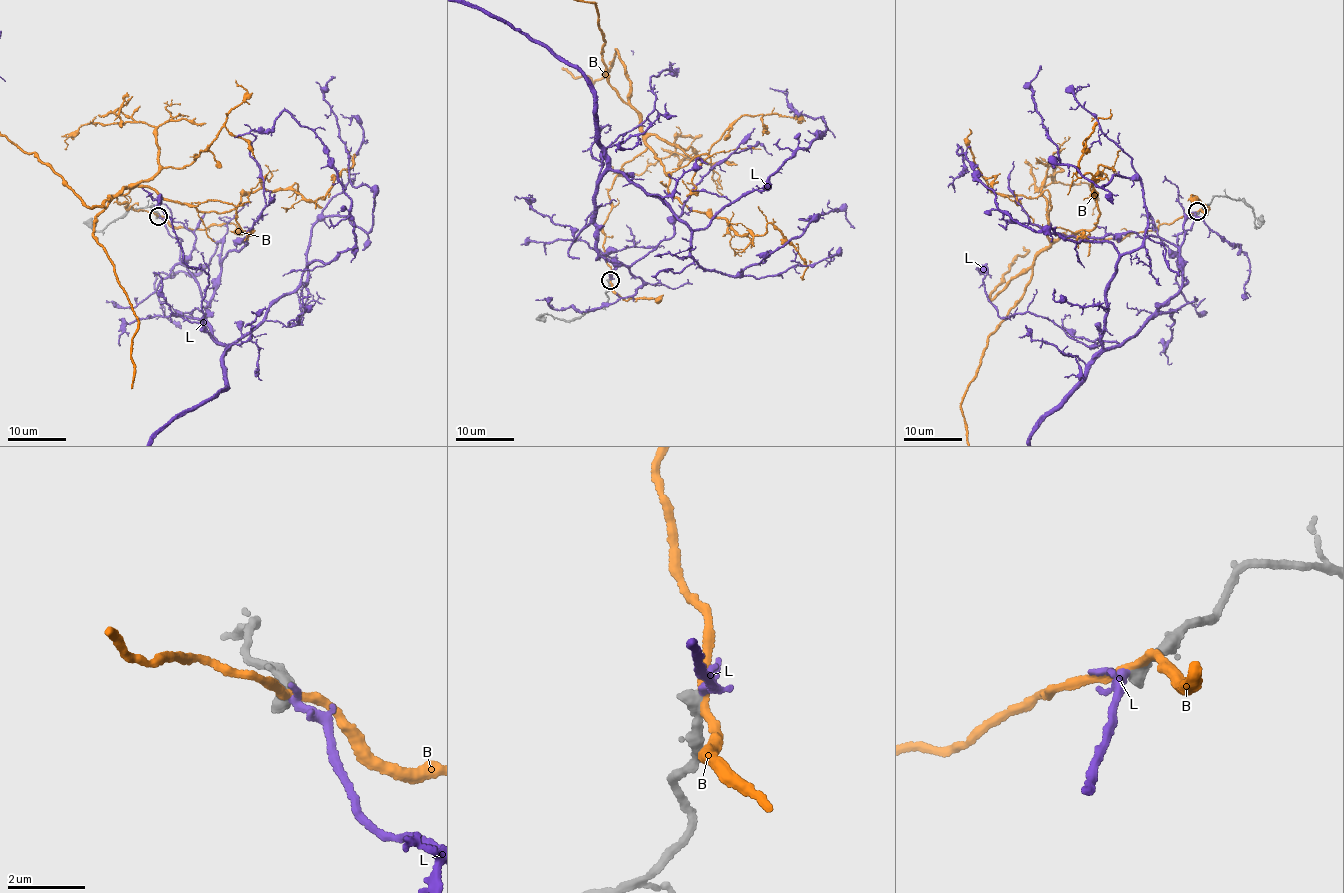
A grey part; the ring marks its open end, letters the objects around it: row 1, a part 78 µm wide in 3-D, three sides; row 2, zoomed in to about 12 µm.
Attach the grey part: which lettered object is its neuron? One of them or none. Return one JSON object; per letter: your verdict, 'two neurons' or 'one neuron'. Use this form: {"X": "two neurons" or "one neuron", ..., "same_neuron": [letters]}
{"B": "two neurons", "L": "one neuron", "same_neuron": ["L"]}

